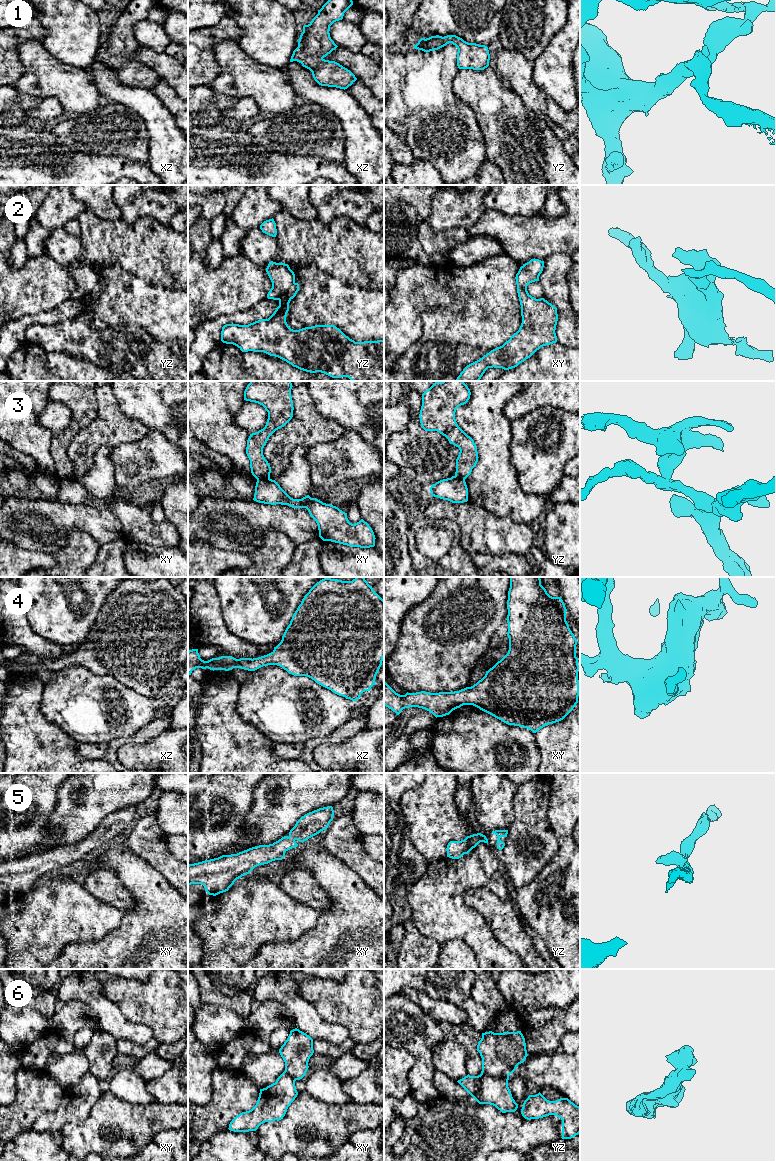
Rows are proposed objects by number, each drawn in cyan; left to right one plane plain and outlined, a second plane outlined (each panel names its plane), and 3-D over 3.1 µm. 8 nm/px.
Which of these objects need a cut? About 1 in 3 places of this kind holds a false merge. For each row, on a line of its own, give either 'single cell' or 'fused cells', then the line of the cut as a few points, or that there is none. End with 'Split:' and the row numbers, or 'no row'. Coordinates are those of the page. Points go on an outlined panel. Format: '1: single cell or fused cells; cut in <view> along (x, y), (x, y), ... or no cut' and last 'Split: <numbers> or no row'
1: single cell; no cut
2: fused cells; cut in yz along (294, 282), (279, 300)
3: fused cells; cut in xy along (269, 478), (257, 479)
4: single cell; no cut
5: single cell; no cut
6: fused cells; cut in yz along (508, 1075), (484, 1076), (478, 1092), (473, 1097)
Split: 2, 3, 6

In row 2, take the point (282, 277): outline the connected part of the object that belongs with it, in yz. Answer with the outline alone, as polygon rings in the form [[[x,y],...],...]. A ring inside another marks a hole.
[[[269,262],[266,272],[272,282],[267,294],[268,299],[280,300],[295,283],[295,274],[288,264]]]

